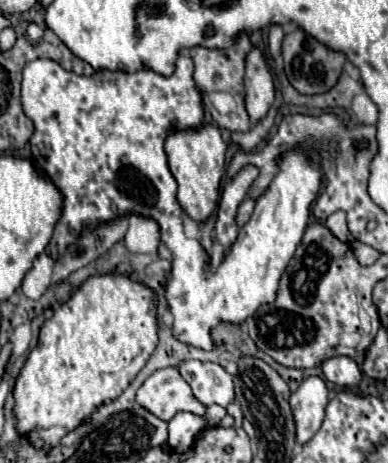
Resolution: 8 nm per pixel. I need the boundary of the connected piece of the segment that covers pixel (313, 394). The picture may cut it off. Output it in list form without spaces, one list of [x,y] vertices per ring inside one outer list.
[[[307,376],[297,392],[291,394],[291,408],[297,426],[297,442],[305,444],[321,428],[325,418],[325,408],[329,402],[329,392],[325,380],[319,376]]]

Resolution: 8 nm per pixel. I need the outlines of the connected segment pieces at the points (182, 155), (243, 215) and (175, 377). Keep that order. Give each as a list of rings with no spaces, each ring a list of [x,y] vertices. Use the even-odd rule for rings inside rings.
[[[205,124],[199,130],[179,130],[167,138],[165,152],[169,156],[169,168],[179,184],[177,200],[183,212],[195,222],[205,222],[217,208],[221,178],[225,172],[227,144],[221,138],[221,128]]]
[[[245,198],[245,200],[243,200],[243,204],[239,206],[239,212],[237,212],[237,224],[239,224],[239,226],[243,226],[243,224],[251,218],[253,206],[255,206],[255,200],[253,200],[253,198]]]
[[[161,368],[151,374],[137,390],[137,402],[165,422],[181,410],[205,414],[205,406],[193,398],[189,384],[181,378],[177,368]]]

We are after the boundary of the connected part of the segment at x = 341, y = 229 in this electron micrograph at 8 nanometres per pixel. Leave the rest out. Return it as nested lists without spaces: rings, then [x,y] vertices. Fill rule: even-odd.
[[[339,210],[339,212],[333,212],[325,222],[323,222],[329,230],[331,230],[331,234],[335,236],[335,238],[339,238],[341,242],[351,242],[353,238],[351,238],[351,234],[349,234],[349,230],[347,230],[347,222],[345,222],[345,214]]]

